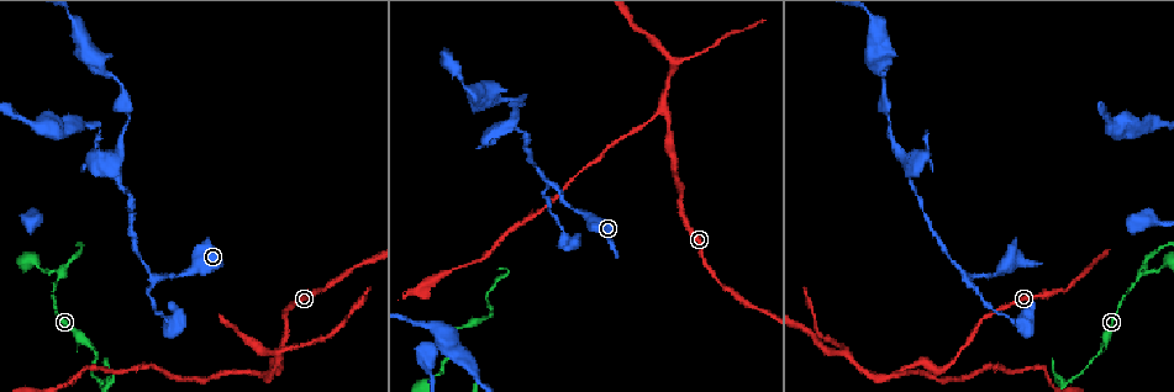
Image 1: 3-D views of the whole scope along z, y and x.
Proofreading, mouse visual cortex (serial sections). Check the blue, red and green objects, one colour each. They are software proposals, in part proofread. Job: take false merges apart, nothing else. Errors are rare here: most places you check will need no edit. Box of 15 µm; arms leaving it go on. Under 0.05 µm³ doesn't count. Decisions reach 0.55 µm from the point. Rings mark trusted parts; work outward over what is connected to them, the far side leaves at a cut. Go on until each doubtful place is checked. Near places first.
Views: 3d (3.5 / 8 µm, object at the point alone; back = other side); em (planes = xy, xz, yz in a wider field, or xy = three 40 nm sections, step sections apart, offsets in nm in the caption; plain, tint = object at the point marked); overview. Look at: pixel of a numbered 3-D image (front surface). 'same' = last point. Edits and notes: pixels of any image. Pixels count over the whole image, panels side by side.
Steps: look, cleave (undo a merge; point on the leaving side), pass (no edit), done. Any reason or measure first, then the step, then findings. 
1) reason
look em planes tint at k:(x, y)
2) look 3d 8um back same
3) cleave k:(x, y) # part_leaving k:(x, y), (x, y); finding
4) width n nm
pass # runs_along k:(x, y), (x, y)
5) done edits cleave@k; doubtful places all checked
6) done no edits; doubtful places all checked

look 3d 8um at 1:(155, 280)

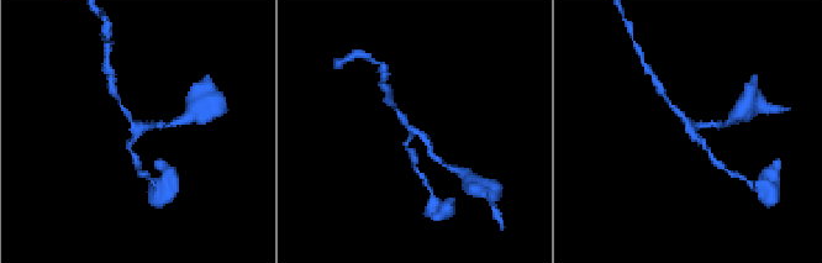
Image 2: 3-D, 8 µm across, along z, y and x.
zoom in
look 3d 3.5um at 2:(141, 127)

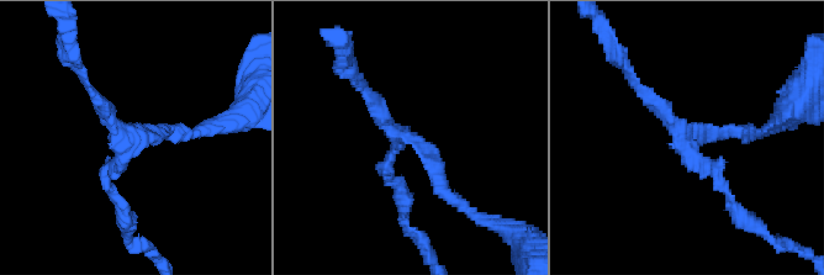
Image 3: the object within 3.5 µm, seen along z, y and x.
arms 3; arm_widths 150, 200, 200 nm
look em planes tint at 3:(685, 139)

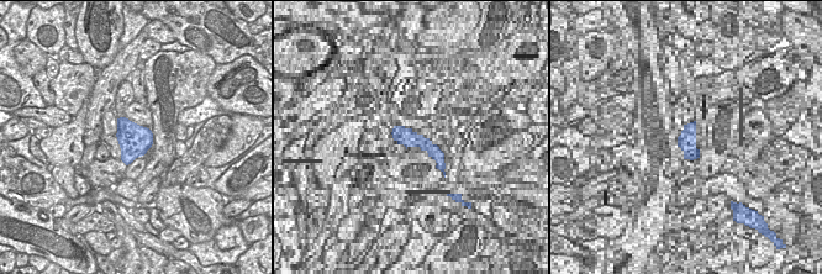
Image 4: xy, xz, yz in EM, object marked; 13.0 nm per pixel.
width 400 nm
pass # runs_along 3:(449, 197), (365, 89); one cell here

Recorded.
abrupt turn
look 3d 3.5um at 1:(59, 272)

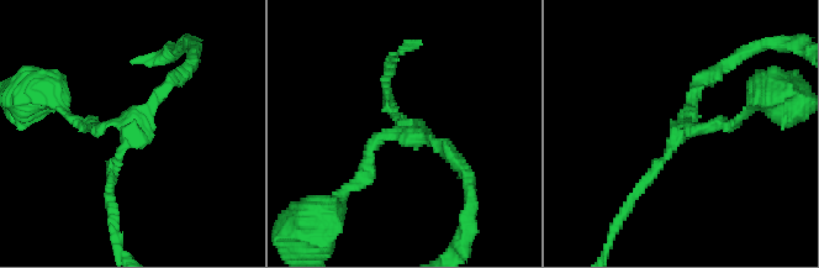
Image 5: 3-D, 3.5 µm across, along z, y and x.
arms 3; arm_widths 150, 150, 150 nm; need the tissue
look em xy step 2 tint at 5:(403, 130)

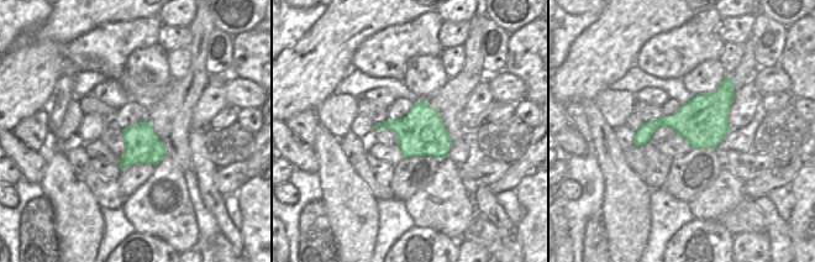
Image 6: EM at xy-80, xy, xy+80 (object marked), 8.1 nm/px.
pass # all the same cell

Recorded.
three arms meet
look 3d 3.5um back at 1:(665, 113)

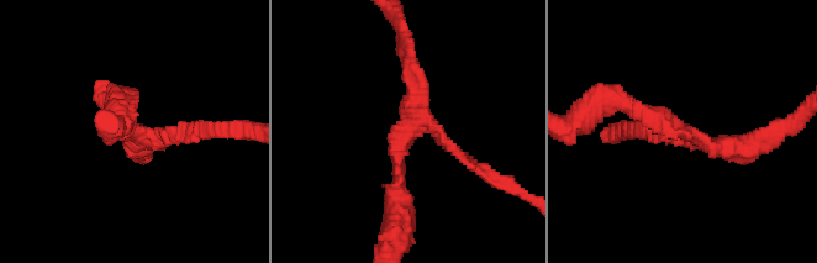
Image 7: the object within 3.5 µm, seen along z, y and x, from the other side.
arms 3; arm_widths 150, 200, 250 nm; shape alone is not enough
look em planes tint at 7:(136, 133)

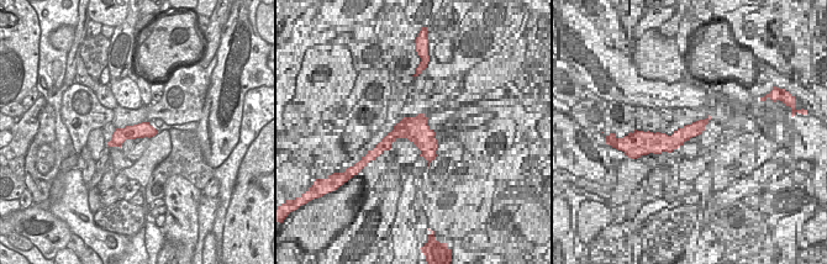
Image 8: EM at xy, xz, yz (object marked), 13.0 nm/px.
pass # runs_along 8:(152, 131), (122, 133), (111, 143); all the same cell

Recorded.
sharp bend
look 3d 3.5um at 1:(676, 62)

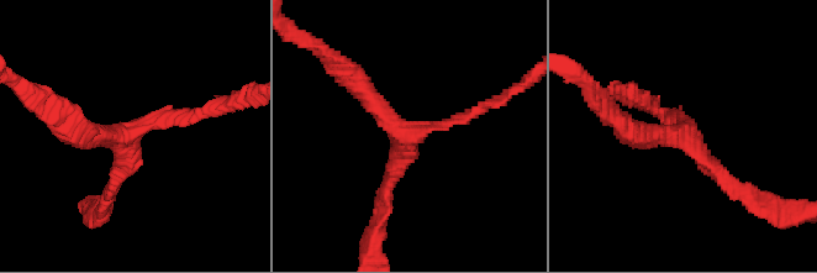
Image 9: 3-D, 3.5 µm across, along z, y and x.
arms 3; arm_widths 150, 200, 250 nm
look em planes tint at 9:(692, 137)

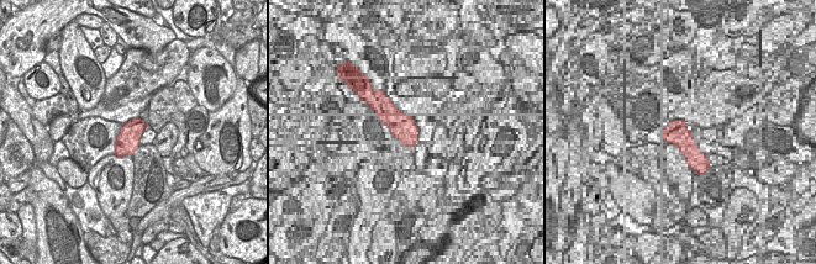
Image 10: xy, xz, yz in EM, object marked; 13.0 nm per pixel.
pass # runs_along 9:(741, 192), (690, 135), (630, 131); continuous, no second cell

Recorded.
calibre changes
look 3d 3.5um at 1:(487, 318)

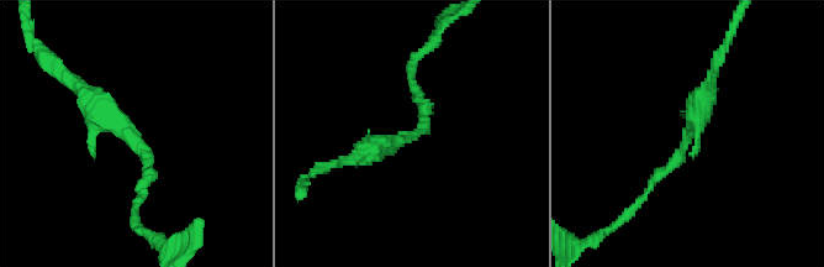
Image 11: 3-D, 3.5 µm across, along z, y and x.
arm_widths 150, 300 nm
look em xy step 1 tint at 11:(137, 147)

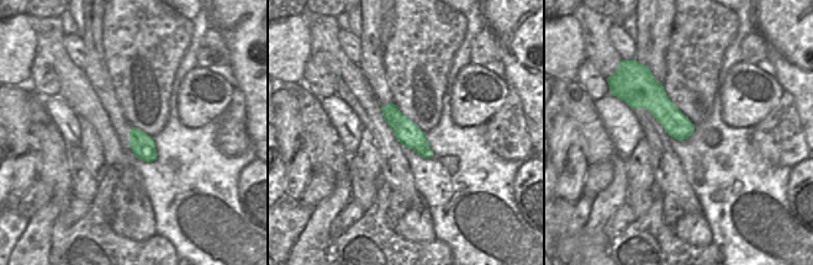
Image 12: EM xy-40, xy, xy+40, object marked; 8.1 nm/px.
cut it another way
look em xy step 2 tint same

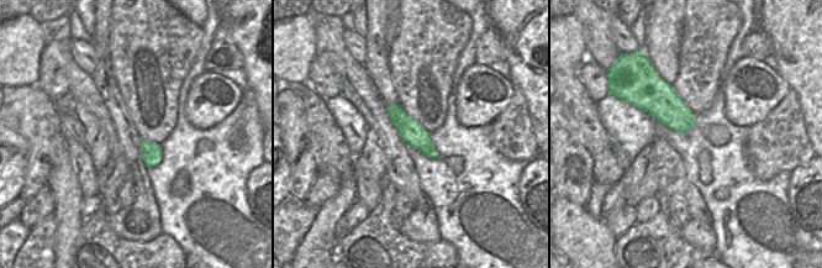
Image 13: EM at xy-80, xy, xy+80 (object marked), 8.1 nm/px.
pass # runs_along 11:(708, 88), (686, 145), (633, 205); continuous, no second cell

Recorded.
done no edits; doubtful places all checked

